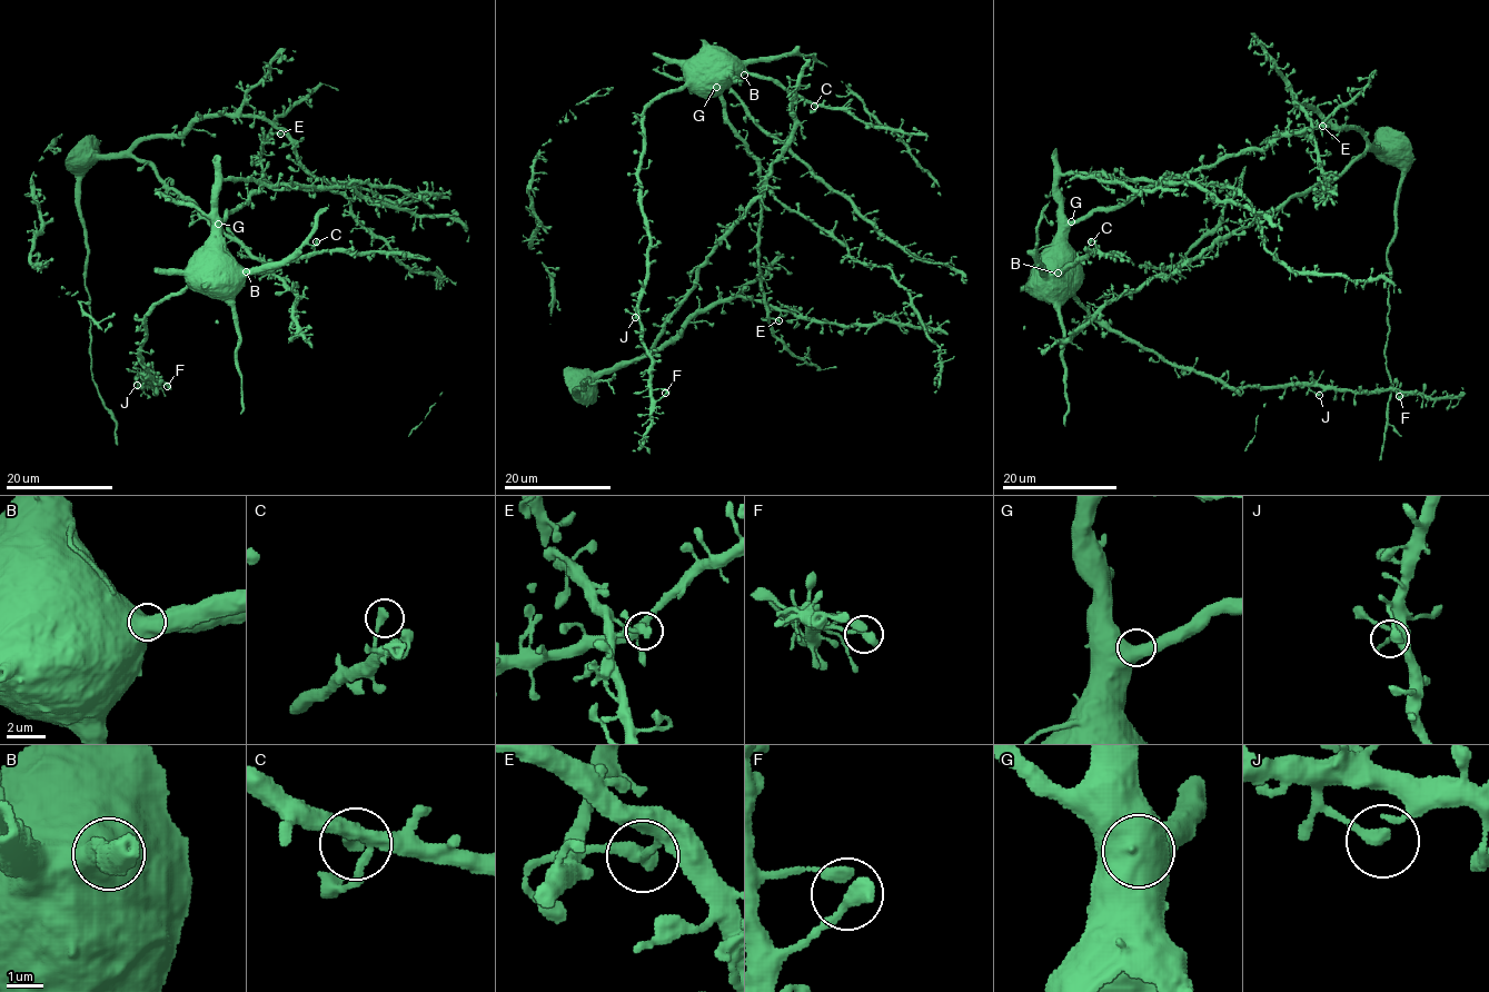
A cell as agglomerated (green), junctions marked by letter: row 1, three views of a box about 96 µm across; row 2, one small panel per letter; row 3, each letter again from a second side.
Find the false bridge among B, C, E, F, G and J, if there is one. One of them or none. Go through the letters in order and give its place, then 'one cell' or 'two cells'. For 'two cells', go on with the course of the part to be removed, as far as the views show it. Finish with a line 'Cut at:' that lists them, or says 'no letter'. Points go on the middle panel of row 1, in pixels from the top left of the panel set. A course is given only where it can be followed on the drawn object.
B: at (744, 75); one cell
C: at (814, 106); one cell
E: at (778, 320); two cells
F: at (665, 393); one cell
G: at (716, 87); one cell
J: at (635, 317); one cell
Cut at: E

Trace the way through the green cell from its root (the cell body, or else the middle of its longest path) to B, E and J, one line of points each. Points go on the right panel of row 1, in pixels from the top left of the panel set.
B: (1036, 289), (1040, 290), (1058, 273)
E: (1036, 289), (1038, 256), (1094, 211), (1114, 210), (1151, 186), (1322, 125)
J: (1036, 289), (1048, 295), (1068, 290), (1110, 329), (1230, 386), (1307, 385), (1319, 395)

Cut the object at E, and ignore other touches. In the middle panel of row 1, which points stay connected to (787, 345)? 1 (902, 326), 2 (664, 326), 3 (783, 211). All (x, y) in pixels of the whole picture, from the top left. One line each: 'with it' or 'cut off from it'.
1: cut off from it
2: cut off from it
3: with it

